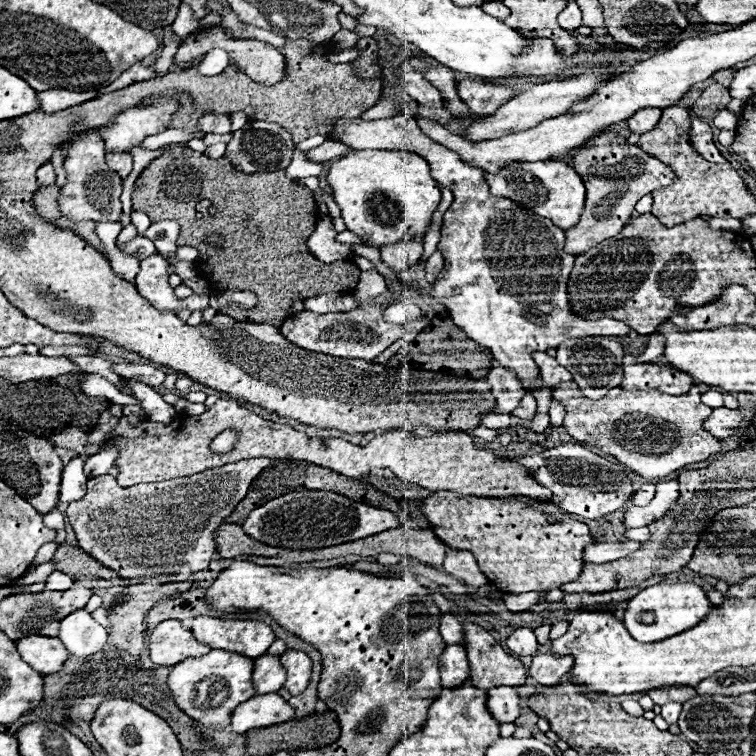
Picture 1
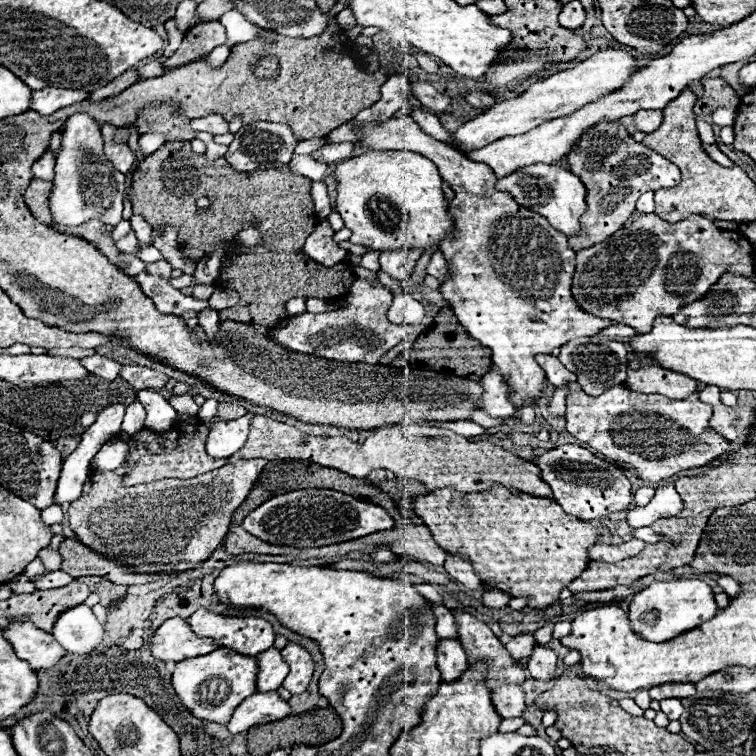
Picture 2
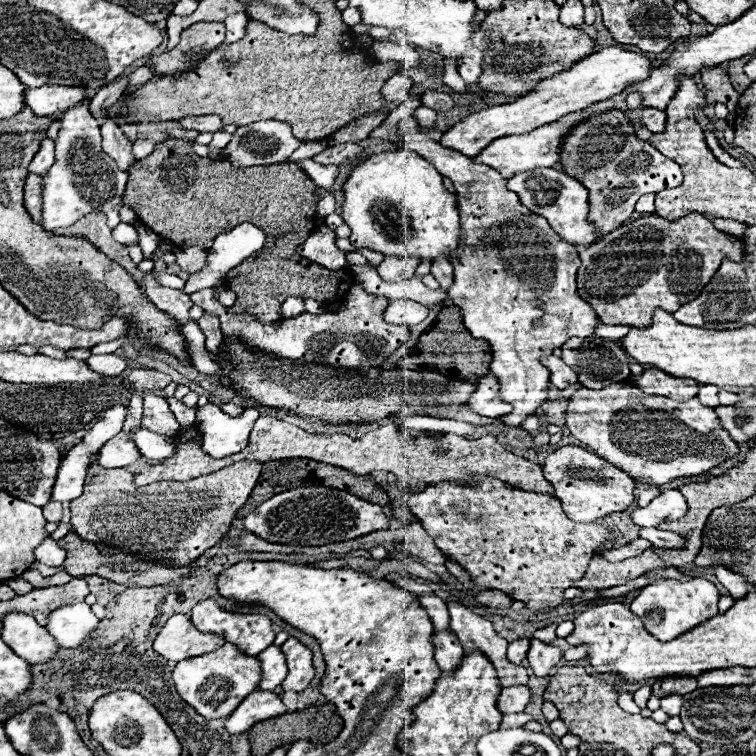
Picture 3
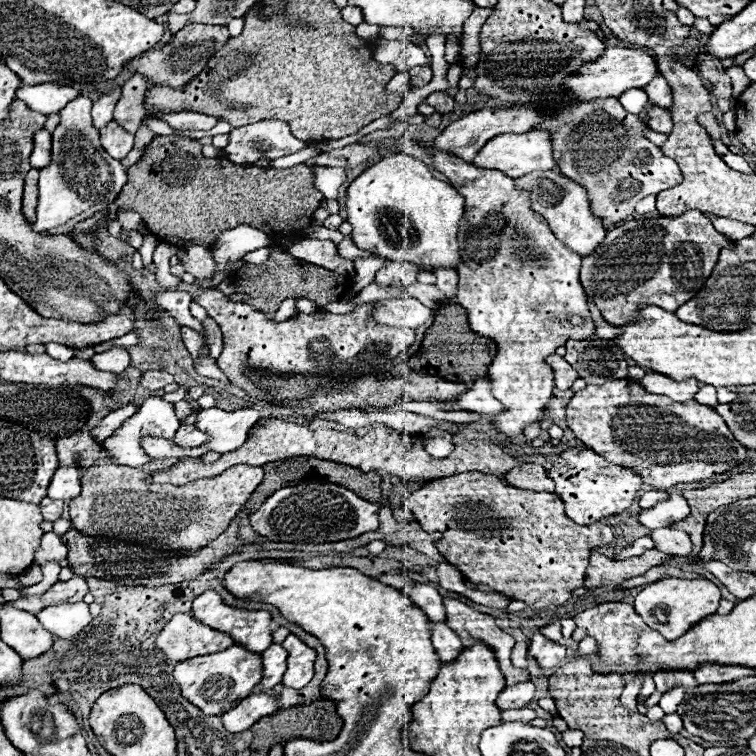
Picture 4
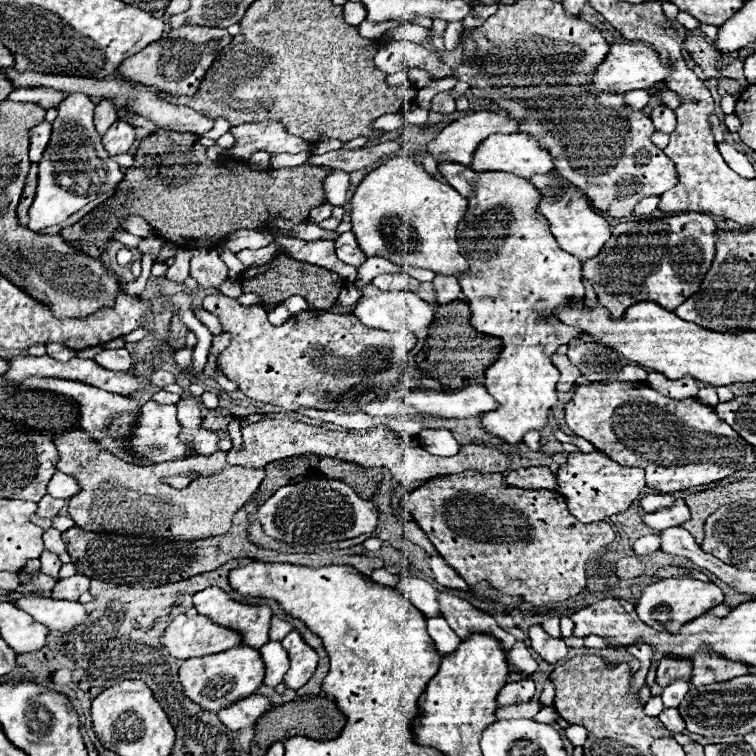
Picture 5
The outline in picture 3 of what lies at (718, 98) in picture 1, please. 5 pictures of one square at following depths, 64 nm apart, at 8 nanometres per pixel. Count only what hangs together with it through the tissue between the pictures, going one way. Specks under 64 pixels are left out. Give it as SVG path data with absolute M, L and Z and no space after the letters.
M710 66L702 68L702 82L706 88L706 100L708 104L724 102L728 110L734 110L738 104L738 92L734 94L734 88L730 84L730 78L722 66Z

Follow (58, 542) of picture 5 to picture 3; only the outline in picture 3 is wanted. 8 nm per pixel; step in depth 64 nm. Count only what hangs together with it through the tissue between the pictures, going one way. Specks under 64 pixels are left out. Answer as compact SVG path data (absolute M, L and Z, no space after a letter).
M48 536L48 538L44 540L44 544L36 548L34 556L36 556L36 560L38 560L40 564L46 564L46 566L62 566L62 562L64 562L64 558L66 558L66 550L60 548L58 542L52 540L52 536Z

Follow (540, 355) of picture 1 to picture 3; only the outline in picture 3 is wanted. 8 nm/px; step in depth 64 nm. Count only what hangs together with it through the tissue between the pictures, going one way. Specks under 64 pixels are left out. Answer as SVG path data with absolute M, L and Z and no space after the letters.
M546 356L546 358L542 358L542 364L550 370L550 380L560 390L564 390L570 384L578 382L578 374L570 366L566 366L562 362L562 358L558 358L558 356Z

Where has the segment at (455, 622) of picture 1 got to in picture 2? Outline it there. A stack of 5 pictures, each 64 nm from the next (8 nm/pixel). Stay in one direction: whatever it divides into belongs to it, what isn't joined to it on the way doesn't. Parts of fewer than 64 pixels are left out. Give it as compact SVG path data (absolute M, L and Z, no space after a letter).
M430 602L430 608L432 608L434 616L436 616L436 634L440 638L458 638L452 612L446 606L434 604L434 602Z

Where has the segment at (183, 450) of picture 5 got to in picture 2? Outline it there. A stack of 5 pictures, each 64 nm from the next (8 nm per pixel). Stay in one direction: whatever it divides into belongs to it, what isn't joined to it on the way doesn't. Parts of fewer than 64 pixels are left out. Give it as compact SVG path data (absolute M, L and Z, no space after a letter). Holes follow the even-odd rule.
M142 390L138 392L138 400L146 408L146 428L154 432L166 432L166 428L174 428L176 410L164 396L154 390ZM118 438L106 442L100 452L92 458L90 470L116 470L126 464L130 446L126 442L118 442Z

